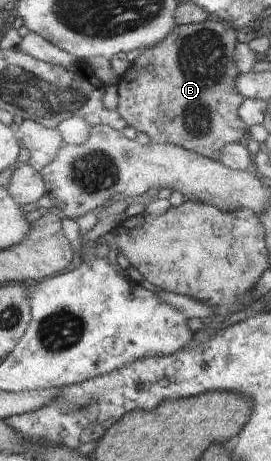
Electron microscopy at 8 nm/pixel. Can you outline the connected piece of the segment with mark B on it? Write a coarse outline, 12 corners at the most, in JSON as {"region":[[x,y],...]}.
{"region":[[173,27],[116,83],[153,144],[215,160],[236,112],[235,30]]}

